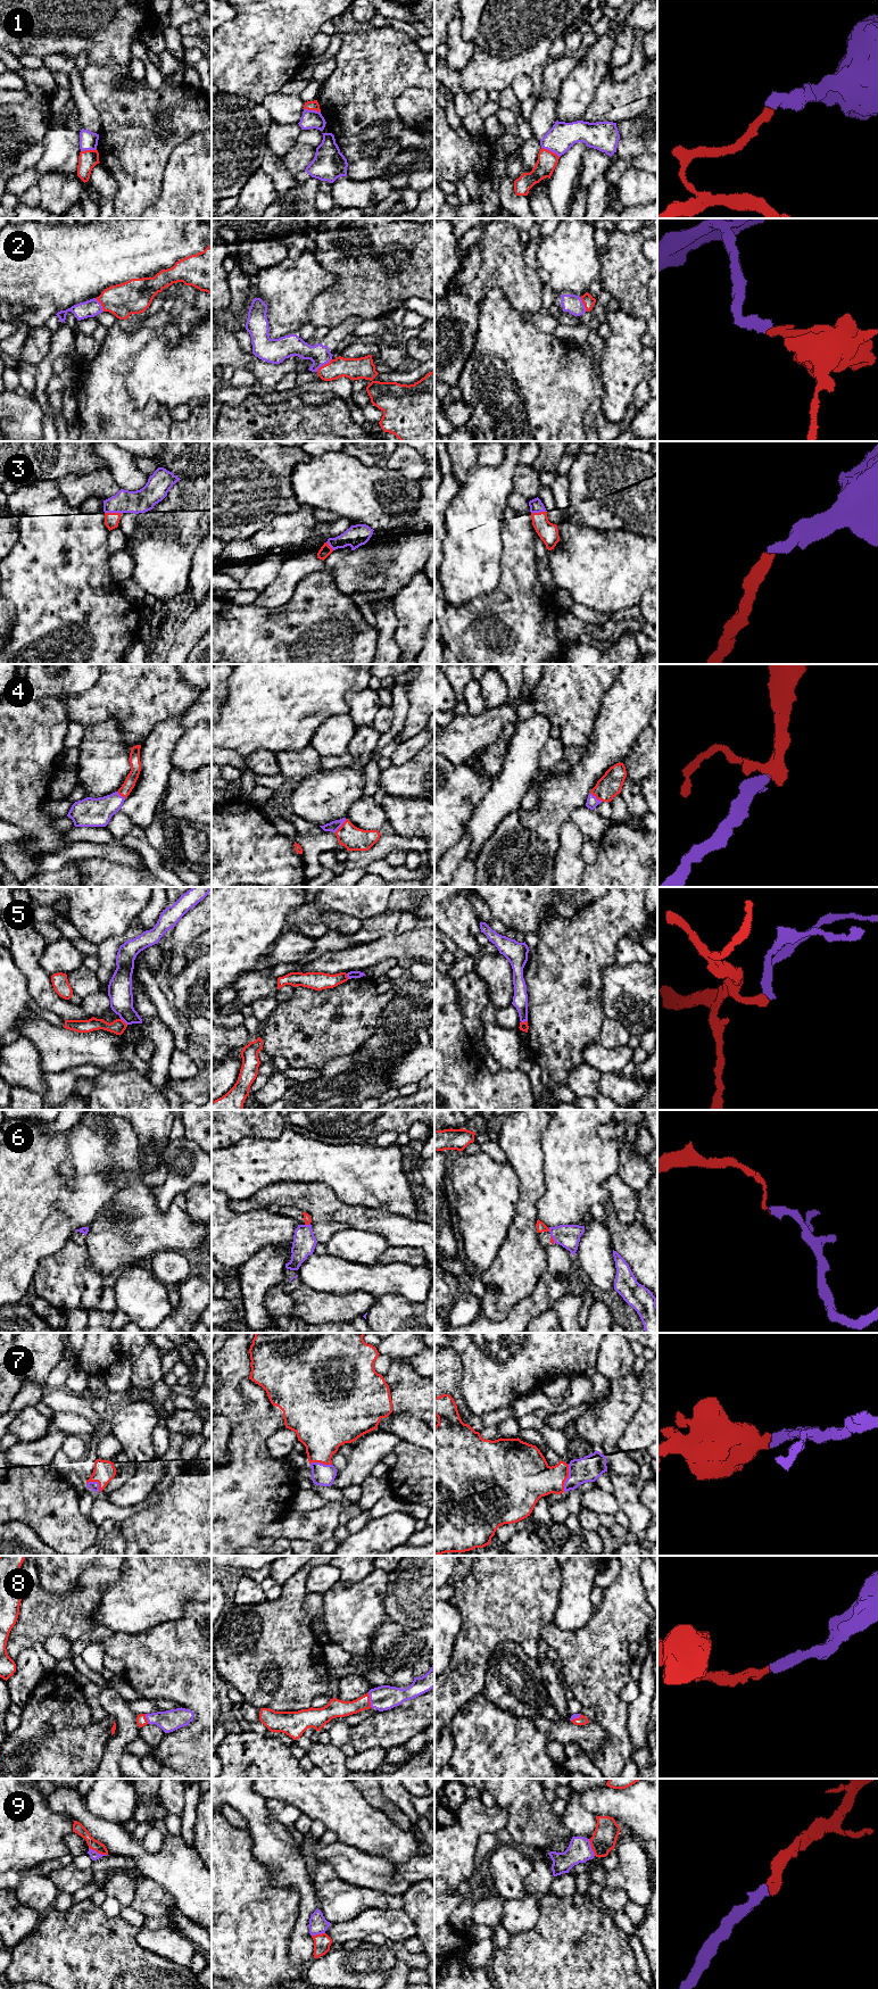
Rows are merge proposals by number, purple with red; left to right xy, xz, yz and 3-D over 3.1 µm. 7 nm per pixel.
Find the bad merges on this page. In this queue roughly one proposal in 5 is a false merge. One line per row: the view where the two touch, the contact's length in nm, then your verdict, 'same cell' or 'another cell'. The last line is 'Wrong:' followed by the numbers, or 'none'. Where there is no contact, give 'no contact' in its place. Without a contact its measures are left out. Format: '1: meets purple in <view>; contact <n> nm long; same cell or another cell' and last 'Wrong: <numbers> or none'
1: meets purple in yz; contact 150 nm long; another cell
2: meets purple in xz; contact 140 nm long; same cell
3: meets purple in xy; contact 120 nm long; same cell
4: meets purple in xz; contact 130 nm long; same cell
5: meets purple in xy; contact 70 nm long; another cell
6: meets purple in yz; contact 30 nm long; same cell
7: meets purple in yz; contact 200 nm long; same cell
8: meets purple in xz; contact 120 nm long; same cell
9: meets purple in xy; contact 140 nm long; same cell
Wrong: 1, 5

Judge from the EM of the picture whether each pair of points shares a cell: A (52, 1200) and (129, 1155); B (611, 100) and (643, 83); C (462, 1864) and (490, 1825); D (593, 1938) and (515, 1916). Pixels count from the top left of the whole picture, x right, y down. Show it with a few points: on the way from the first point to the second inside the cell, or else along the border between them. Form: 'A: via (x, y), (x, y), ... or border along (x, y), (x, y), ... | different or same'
A: via (72, 1200), (76, 1200), (109, 1167) | same
B: via (619, 93), (635, 88) | same
C: via (462, 1853), (462, 1845), (479, 1828) | same
D: border along (538, 1896), (537, 1921), (511, 1934) | different

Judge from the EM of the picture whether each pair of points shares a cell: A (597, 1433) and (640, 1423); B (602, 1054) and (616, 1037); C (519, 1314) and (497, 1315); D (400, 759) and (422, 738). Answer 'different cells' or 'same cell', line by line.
A: different cells
B: different cells
C: different cells
D: same cell

